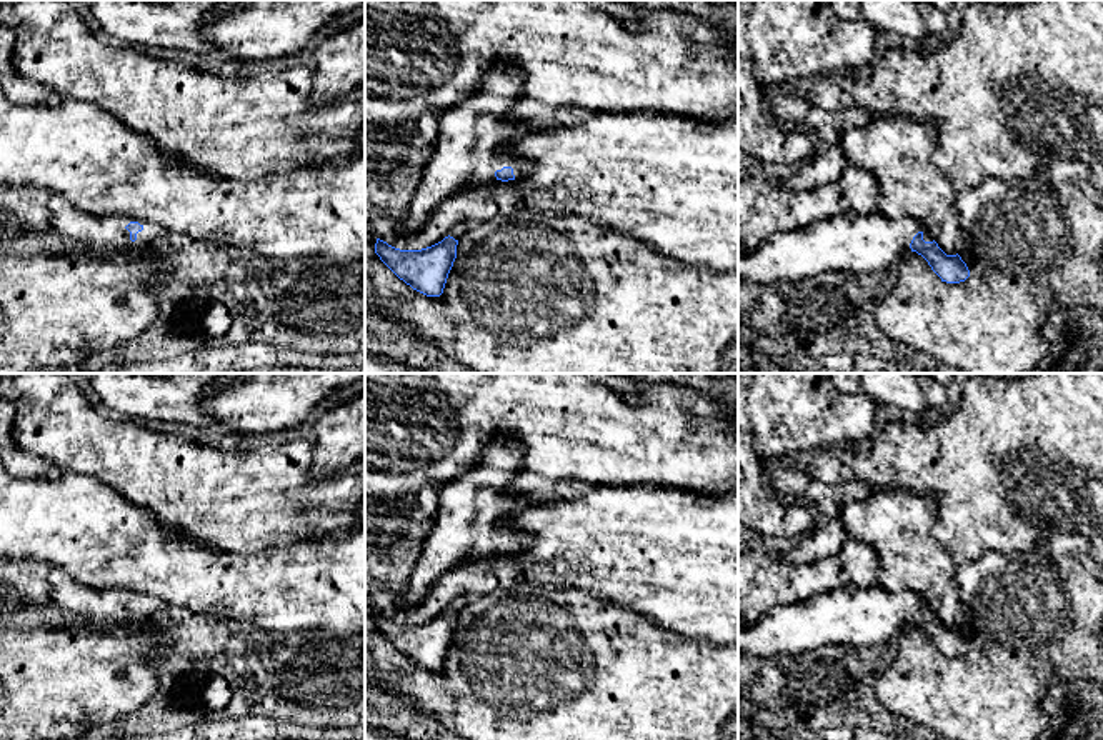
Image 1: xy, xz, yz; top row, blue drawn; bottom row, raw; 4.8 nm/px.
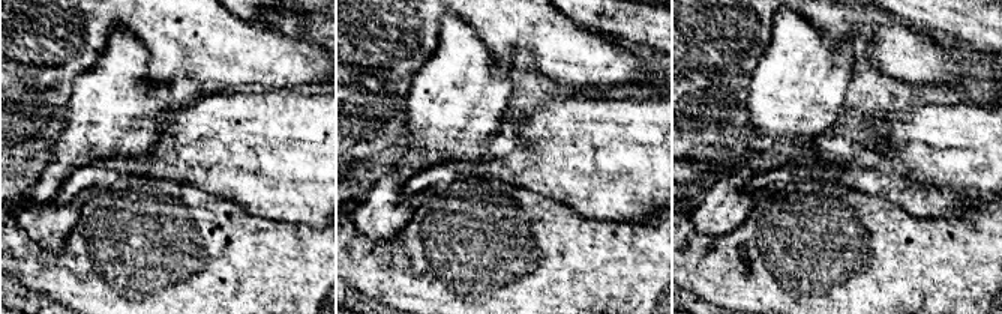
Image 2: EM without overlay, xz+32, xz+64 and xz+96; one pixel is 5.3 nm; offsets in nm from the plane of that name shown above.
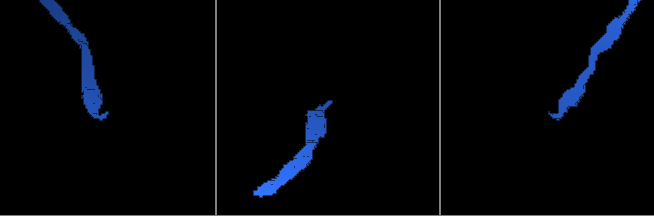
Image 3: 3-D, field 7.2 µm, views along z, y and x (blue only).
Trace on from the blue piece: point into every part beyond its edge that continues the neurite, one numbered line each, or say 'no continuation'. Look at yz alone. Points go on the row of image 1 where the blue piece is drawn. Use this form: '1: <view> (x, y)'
1: yz (847, 242)

